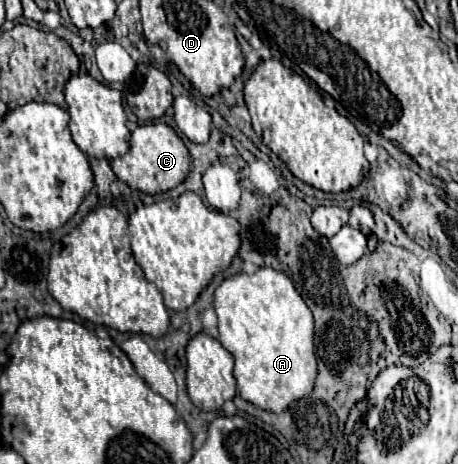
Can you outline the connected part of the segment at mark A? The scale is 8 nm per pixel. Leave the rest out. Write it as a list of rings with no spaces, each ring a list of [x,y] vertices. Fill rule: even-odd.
[[[259,268],[255,274],[235,274],[221,282],[215,292],[215,312],[219,318],[219,342],[235,358],[235,378],[239,396],[253,406],[279,414],[293,402],[309,396],[317,378],[317,358],[313,342],[313,314],[295,290],[293,282],[273,268]]]

